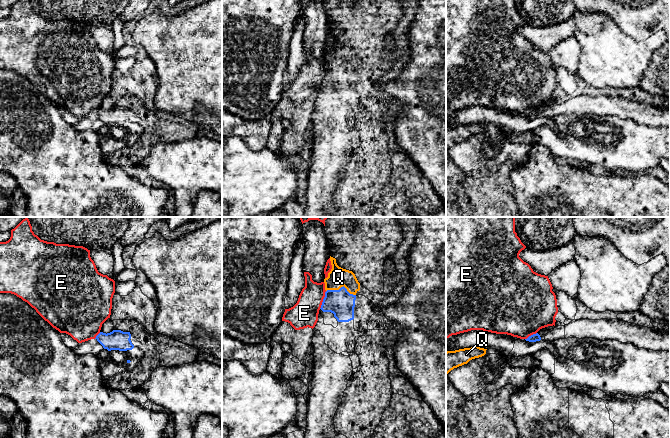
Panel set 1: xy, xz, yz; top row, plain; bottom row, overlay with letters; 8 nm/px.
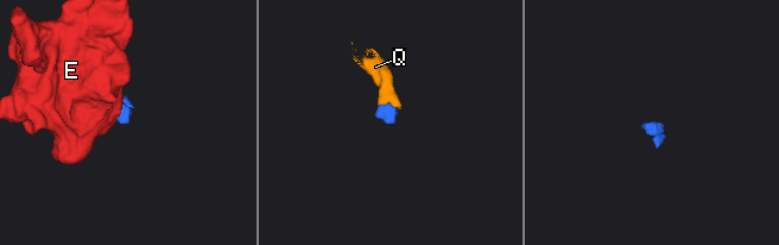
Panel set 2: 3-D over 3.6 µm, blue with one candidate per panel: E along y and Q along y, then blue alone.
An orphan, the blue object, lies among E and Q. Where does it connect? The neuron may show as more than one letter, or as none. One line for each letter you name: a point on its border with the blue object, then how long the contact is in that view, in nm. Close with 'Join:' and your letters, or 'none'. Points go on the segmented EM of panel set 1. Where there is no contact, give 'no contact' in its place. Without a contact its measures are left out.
Q: contact xz (341, 287); length 240 nm
Join: Q

